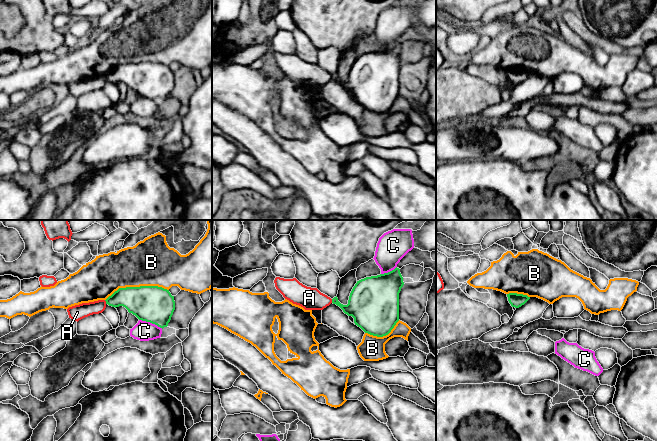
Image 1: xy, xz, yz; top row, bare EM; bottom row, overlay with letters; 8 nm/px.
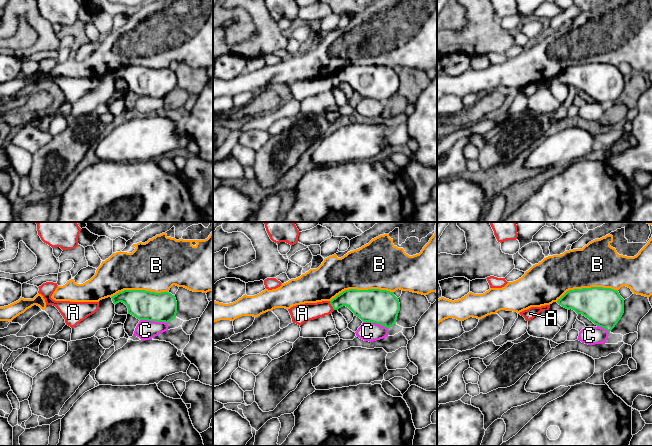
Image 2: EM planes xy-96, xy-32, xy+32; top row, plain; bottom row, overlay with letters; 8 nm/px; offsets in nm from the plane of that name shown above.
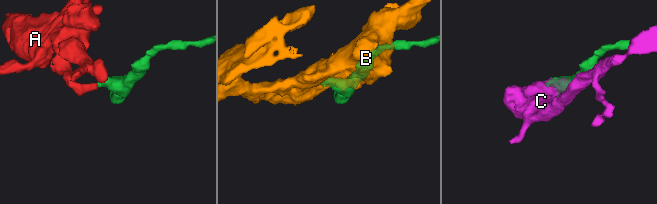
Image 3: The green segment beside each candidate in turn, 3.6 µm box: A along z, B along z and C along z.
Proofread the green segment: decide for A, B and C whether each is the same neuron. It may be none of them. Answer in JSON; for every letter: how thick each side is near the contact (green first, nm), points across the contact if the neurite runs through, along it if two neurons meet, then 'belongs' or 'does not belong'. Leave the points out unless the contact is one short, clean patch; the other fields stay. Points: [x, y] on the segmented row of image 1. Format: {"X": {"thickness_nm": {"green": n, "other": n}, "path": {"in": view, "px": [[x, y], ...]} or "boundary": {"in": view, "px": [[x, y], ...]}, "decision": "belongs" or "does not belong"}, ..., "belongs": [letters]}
{"A": {"thickness_nm": {"green": 220, "other": 120}, "boundary": {"in": "xy", "px": [[104, 300], [106, 303]]}, "decision": "does not belong"}, "B": {"thickness_nm": {"green": 300, "other": 380}, "decision": "does not belong"}, "C": {"thickness_nm": {"green": 300, "other": 160}, "decision": "does not belong"}, "belongs": []}

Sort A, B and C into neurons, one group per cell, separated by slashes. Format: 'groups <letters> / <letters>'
groups A / B / C

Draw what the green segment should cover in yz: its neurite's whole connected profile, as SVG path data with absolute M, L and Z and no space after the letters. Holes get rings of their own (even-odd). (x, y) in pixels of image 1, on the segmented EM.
M509 293L507 294L507 297L511 306L515 308L521 307L530 299L527 295L517 293Z

